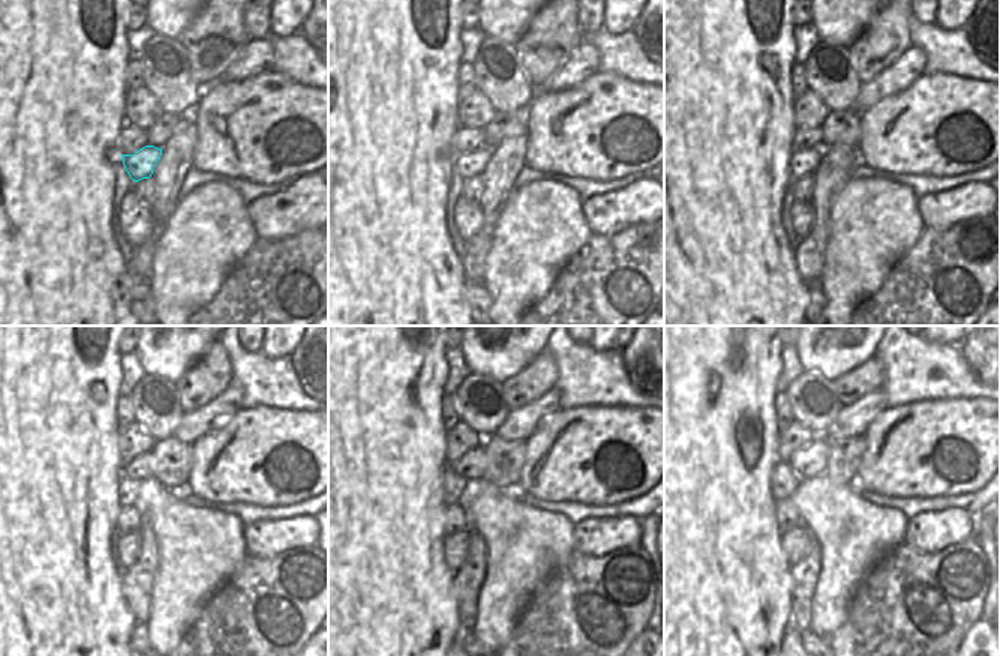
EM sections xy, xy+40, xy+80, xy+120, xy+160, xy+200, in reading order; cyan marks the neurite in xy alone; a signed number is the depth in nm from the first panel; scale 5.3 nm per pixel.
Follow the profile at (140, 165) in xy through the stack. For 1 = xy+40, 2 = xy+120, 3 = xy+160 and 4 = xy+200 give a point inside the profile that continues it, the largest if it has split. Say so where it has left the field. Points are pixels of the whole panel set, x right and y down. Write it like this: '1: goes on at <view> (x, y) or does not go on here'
1: goes on at xy+40 (468, 164)
2: goes on at xy+120 (129, 490)
3: goes on at xy+160 (455, 484)
4: goes on at xy+200 (784, 481)

